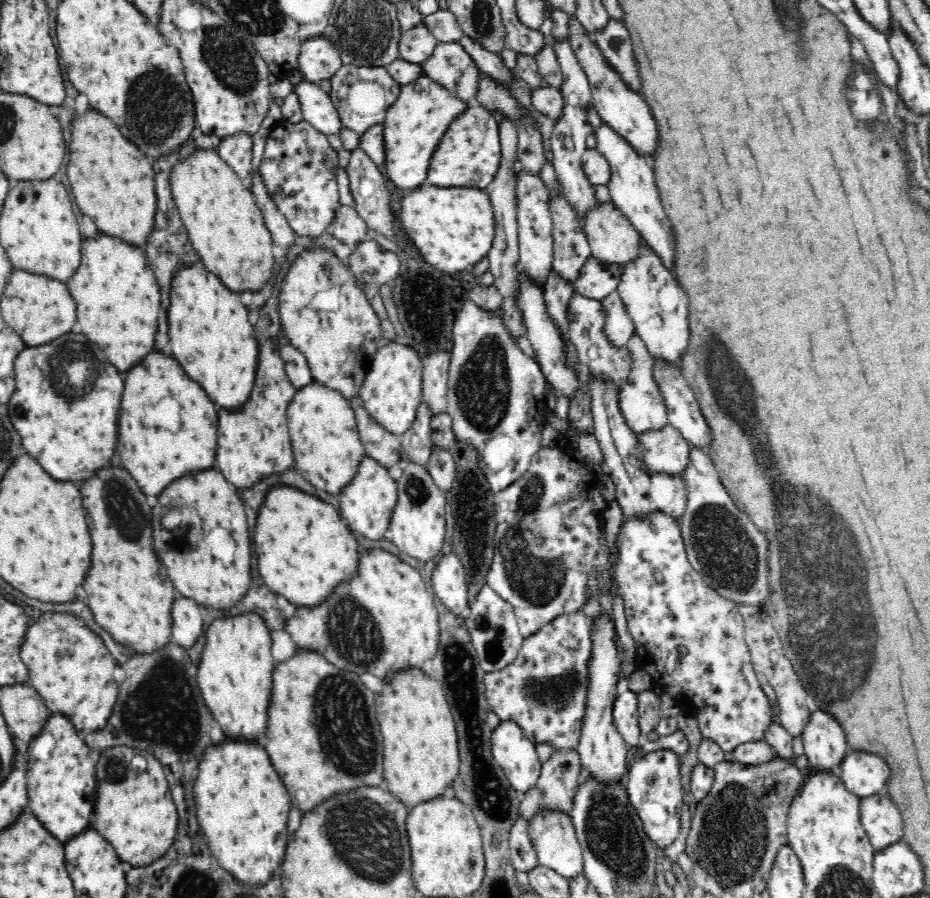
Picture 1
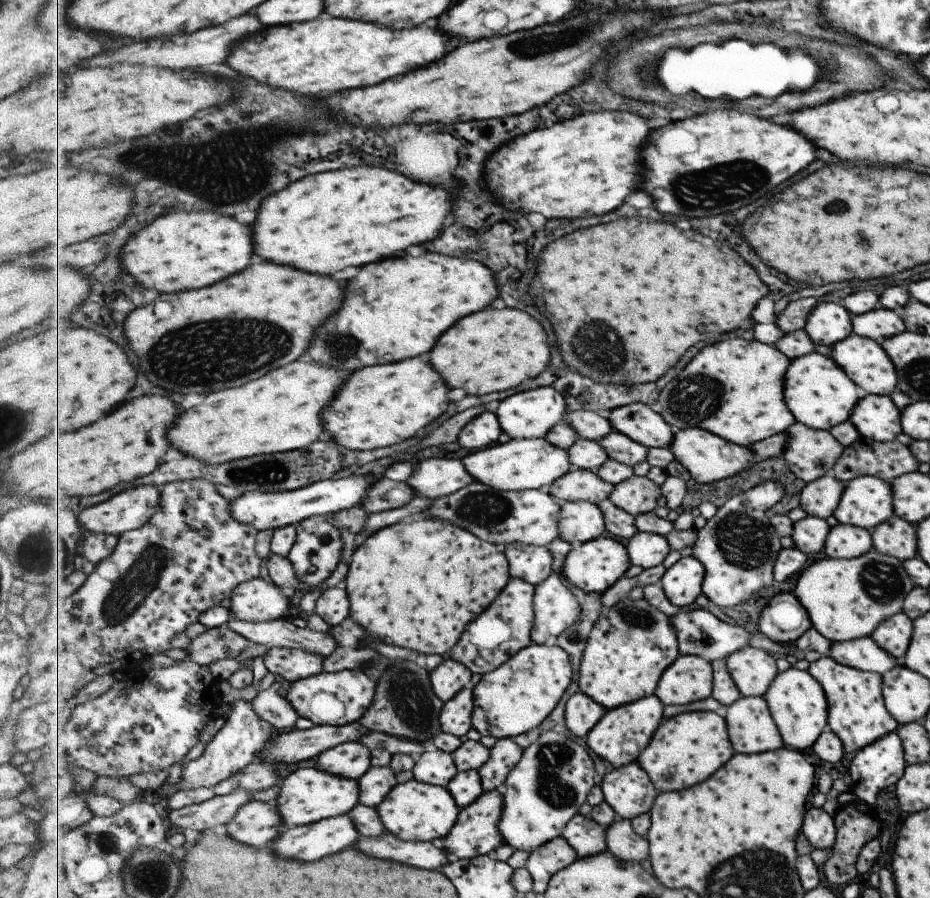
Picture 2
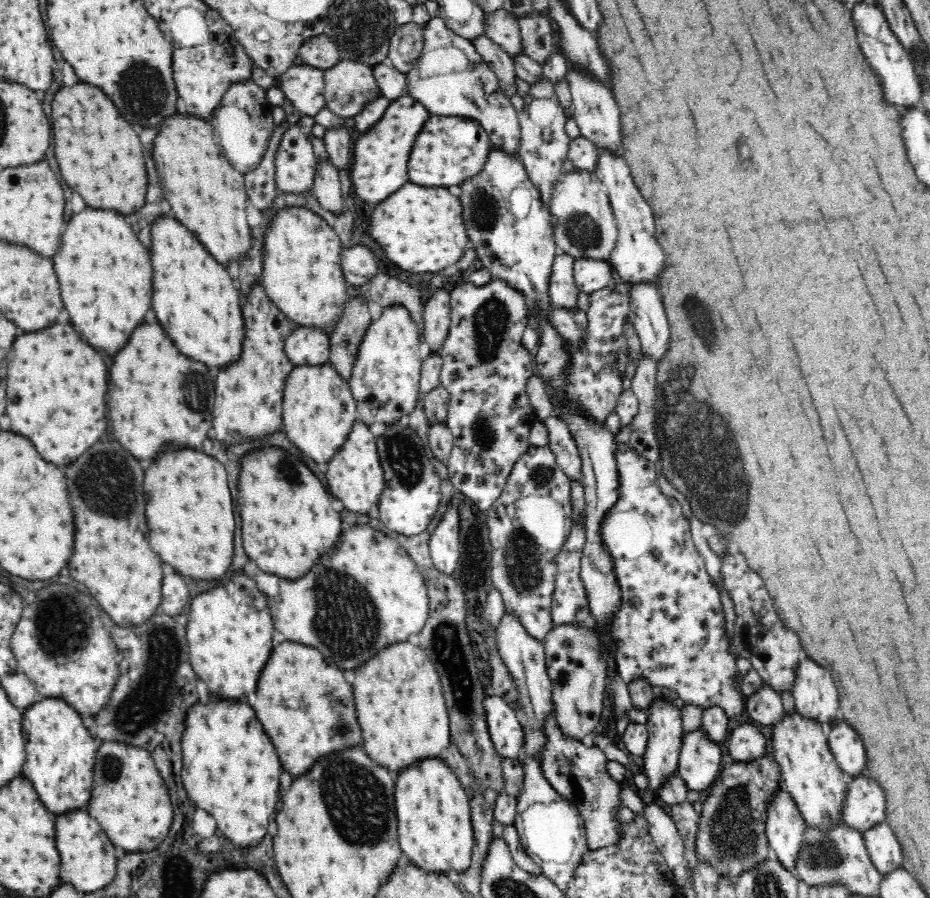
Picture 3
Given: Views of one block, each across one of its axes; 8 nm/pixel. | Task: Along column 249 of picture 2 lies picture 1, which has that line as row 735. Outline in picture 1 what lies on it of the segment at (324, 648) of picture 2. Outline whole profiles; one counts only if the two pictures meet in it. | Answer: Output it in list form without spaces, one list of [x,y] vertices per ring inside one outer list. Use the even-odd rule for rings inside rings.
[[[629,689],[617,693],[612,706],[614,724],[623,739],[632,746],[637,746],[642,738],[638,724],[638,695]]]

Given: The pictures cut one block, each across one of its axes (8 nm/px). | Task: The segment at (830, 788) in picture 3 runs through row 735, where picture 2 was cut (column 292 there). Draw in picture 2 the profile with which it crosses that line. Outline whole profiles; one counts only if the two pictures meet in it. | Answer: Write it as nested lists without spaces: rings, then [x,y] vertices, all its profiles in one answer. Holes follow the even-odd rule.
[[[316,766],[295,768],[282,781],[280,789],[279,795],[273,802],[279,808],[279,814],[286,828],[307,826],[323,819],[348,815],[360,803],[358,781],[333,776],[331,773],[319,770]]]

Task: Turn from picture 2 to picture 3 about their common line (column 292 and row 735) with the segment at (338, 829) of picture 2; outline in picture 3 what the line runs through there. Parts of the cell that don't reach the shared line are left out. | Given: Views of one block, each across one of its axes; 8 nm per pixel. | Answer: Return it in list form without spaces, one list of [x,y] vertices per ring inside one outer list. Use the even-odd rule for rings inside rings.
[[[836,722],[827,730],[829,749],[841,772],[849,778],[862,776],[866,768],[866,750],[860,736],[844,722]]]

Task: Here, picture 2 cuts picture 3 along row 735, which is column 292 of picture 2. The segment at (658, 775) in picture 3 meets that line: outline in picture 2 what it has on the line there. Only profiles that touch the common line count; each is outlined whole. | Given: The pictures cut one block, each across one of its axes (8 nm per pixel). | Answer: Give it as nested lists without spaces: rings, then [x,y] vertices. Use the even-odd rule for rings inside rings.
[[[271,648],[263,656],[270,674],[282,676],[289,683],[321,674],[326,658],[303,649]]]

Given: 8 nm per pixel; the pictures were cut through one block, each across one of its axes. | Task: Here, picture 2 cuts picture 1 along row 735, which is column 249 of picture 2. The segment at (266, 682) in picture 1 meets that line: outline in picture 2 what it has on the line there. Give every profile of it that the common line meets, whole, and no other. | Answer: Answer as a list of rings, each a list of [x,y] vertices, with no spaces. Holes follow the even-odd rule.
[[[175,212],[161,216],[155,224],[147,226],[139,234],[135,234],[128,242],[125,254],[120,253],[121,269],[127,268],[129,274],[143,288],[157,288],[161,292],[183,292],[193,288],[211,286],[221,282],[251,264],[255,244],[253,244],[253,228],[241,224],[233,216],[221,216],[219,212]]]

